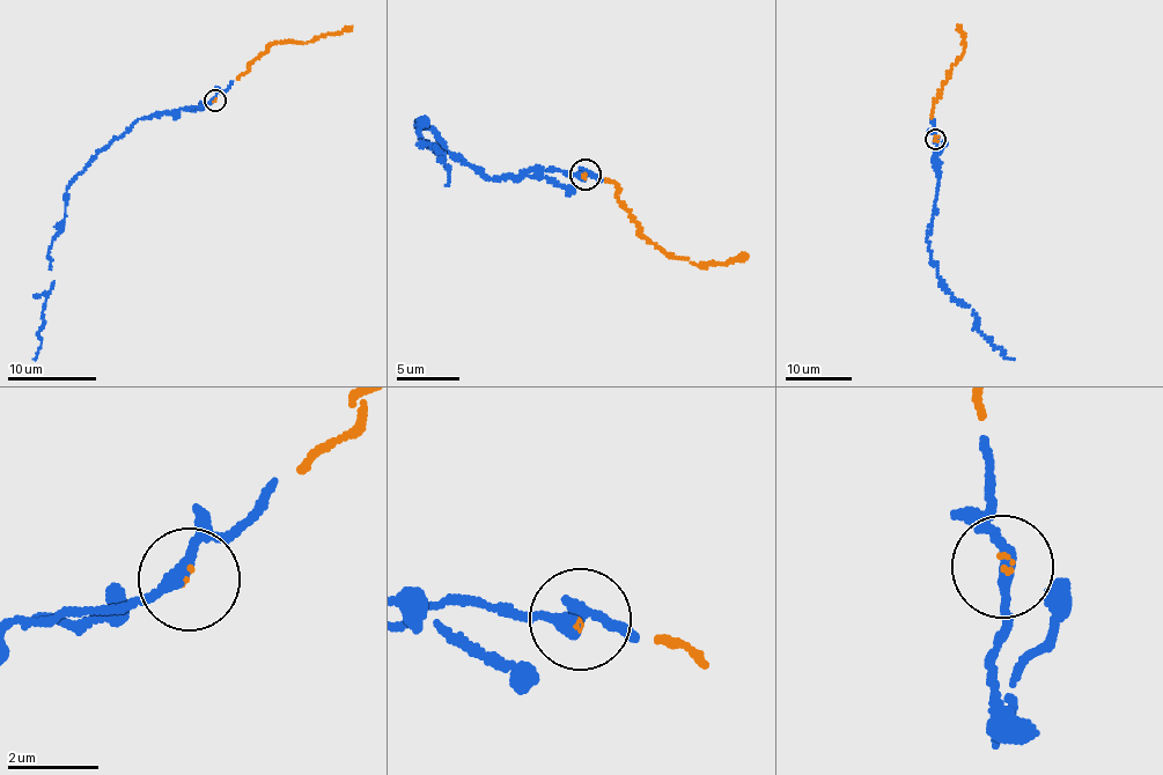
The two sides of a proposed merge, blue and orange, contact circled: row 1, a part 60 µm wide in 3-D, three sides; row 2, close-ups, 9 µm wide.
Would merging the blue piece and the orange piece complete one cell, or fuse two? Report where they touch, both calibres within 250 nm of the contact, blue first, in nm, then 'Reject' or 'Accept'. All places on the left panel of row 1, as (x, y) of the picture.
Place: (215, 101). Thickness 200 nm (blue) against 70 nm. Accept

